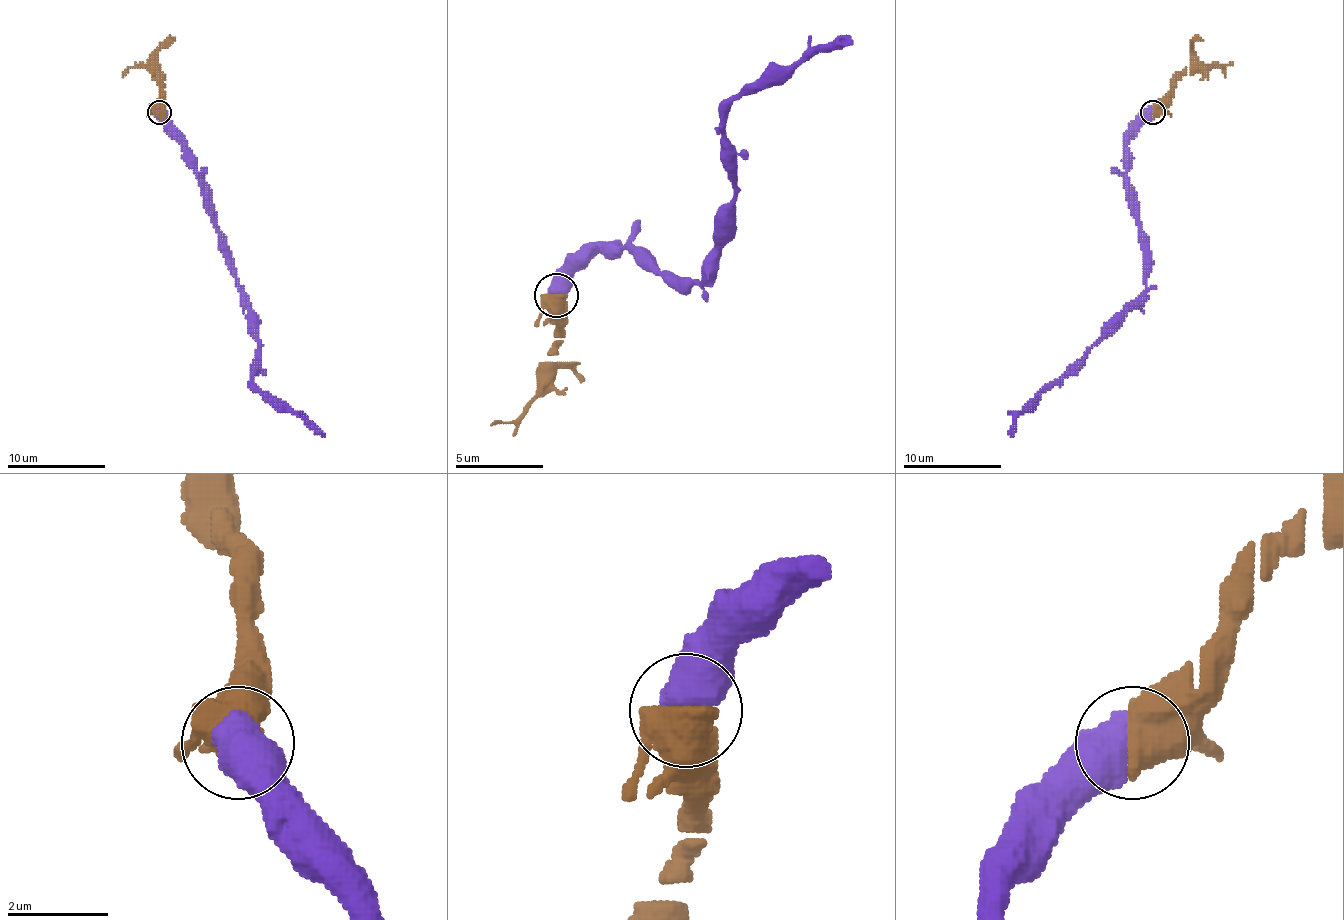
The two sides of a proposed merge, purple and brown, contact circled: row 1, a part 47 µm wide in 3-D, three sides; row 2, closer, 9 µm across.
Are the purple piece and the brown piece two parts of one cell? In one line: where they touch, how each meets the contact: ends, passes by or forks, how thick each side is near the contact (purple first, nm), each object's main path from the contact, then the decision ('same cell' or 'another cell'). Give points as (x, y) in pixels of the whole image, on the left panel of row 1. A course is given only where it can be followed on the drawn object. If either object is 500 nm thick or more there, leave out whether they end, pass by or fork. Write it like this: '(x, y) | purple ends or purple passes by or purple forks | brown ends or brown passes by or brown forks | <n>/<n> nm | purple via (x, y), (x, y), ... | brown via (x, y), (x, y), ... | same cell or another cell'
(159, 112) | 750/650 nm | purple via (160, 111), (184, 146), (248, 311), (248, 333), (258, 343), (253, 382), (324, 436) | brown via (160, 111), (160, 82), (155, 67), (130, 67), (123, 77) | same cell

